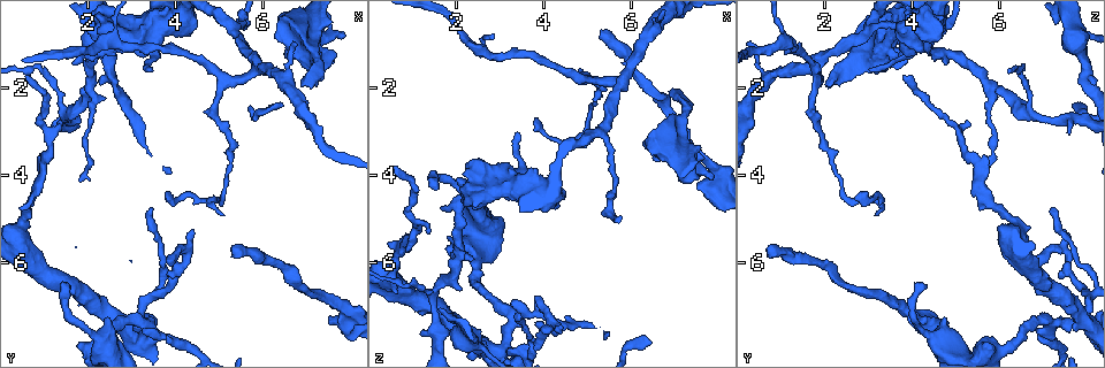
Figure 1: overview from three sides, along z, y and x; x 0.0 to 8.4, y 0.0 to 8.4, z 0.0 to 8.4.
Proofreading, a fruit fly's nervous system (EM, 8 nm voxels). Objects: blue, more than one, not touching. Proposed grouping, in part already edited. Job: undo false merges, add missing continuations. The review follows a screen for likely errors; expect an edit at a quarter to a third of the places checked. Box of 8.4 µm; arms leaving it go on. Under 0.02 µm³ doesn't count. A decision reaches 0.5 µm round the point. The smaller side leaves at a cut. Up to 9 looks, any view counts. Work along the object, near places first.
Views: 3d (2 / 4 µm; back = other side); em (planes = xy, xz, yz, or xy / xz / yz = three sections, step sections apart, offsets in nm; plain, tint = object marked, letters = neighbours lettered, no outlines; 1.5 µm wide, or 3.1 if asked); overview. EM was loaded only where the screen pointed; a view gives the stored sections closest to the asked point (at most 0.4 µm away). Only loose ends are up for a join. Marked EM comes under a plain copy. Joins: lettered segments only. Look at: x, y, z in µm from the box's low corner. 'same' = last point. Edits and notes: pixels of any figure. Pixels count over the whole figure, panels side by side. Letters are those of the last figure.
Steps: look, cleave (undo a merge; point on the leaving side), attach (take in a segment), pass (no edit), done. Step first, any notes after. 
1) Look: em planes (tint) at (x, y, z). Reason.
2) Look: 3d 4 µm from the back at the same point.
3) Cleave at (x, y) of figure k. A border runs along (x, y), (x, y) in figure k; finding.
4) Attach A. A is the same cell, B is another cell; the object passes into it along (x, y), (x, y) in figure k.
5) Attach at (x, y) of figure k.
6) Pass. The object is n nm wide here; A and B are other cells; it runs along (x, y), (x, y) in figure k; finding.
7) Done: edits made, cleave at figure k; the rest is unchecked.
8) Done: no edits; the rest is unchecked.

Look: 3d 2 µm at (7.60, 1.45, 3.85). An open end.

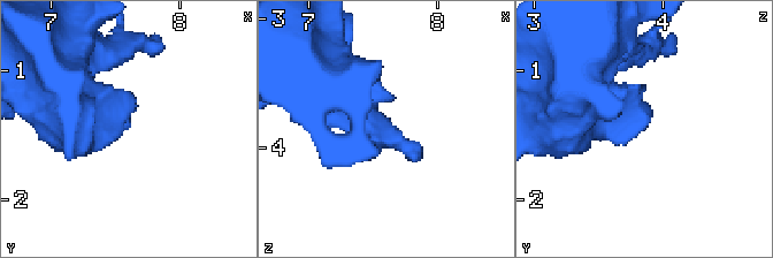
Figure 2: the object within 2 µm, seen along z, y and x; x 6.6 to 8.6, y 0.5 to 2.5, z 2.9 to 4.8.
Look: em planes (letters) at (7.58, 1.40, 3.88).

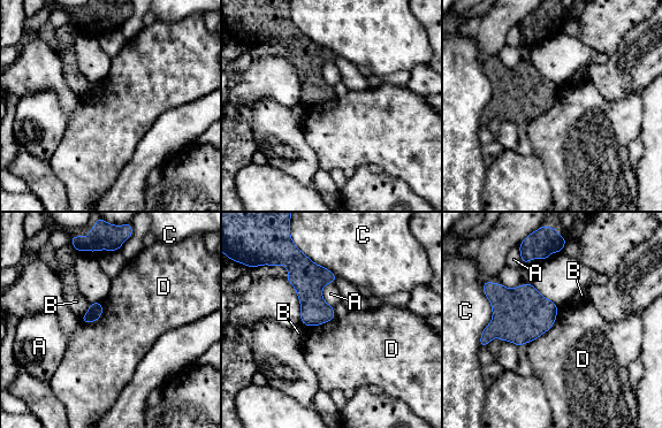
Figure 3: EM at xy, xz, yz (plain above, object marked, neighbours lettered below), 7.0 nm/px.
Pass. A, B, C and D are other cells; a border runs along (558, 310), (554, 323), (529, 343) in figure 3; no lettered segment goes on from it.

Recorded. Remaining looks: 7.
Look: em xz step 8 (tint) at (1.60, 1.45, 4.75). Tapers out.

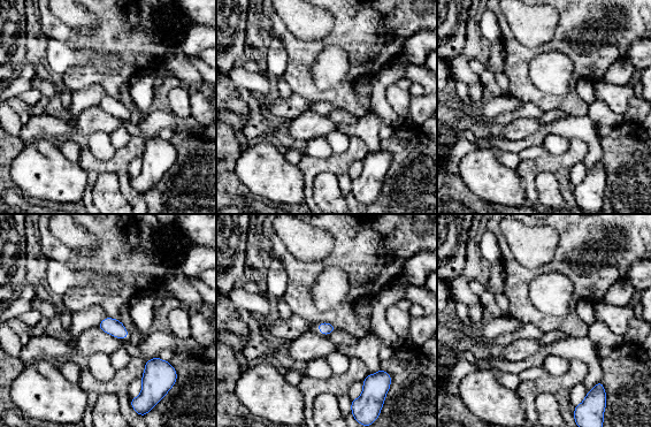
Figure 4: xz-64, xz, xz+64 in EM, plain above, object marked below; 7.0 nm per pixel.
Look: em planes (letters) at the same point.

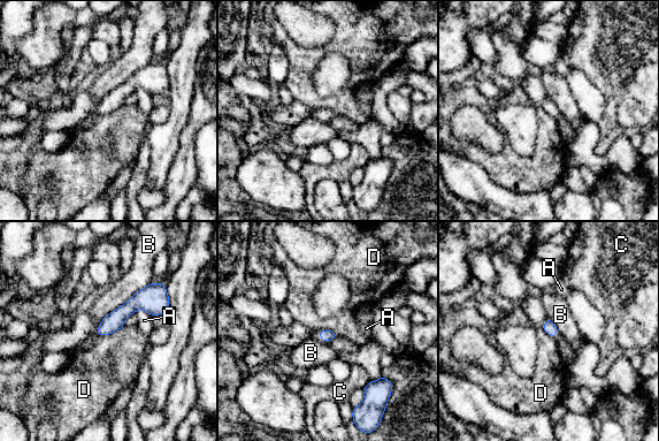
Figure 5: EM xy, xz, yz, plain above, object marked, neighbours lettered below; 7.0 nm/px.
Pass. The object is 90 nm wide here; A, B, C and D are other cells; a border runs along (124, 326), (109, 334), (98, 335) in figure 5; none of them fits.

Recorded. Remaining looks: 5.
Look: em planes (tint) at (6.95, 1.90, 2.00). An open end.

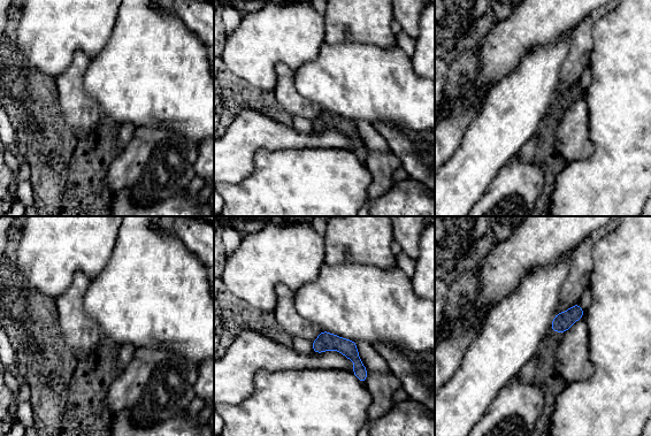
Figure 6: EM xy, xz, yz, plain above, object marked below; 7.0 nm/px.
Look: em planes (letters) at the same point.

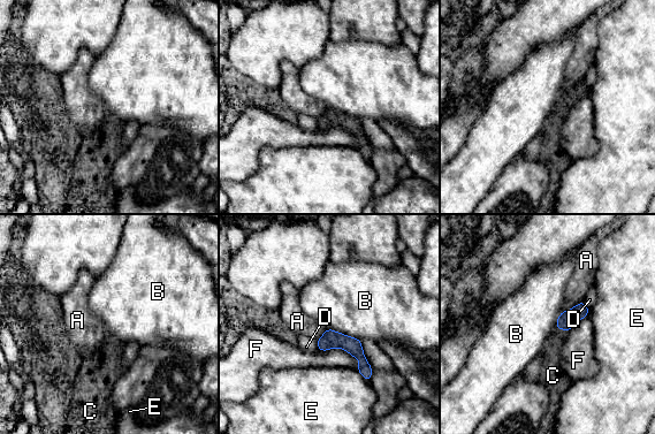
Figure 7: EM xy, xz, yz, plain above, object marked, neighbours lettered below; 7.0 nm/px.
Attach C. The object is 130 nm wide here; C is the same cell, A, B, D, E and F are other cells; the object passes into it along (568, 319), (562, 329), (554, 344) in figure 7; it goes on there.

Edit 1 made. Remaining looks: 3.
Look: em yz step 8 (tint) at (5.30, 5.65, 0.75). Branch stops here.

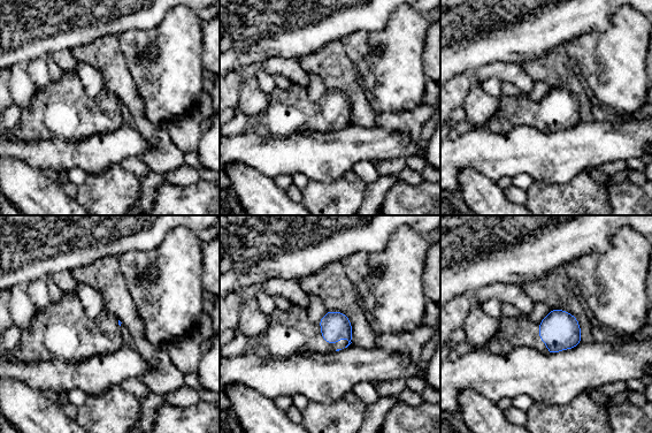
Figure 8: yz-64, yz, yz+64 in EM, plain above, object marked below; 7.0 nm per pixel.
Look: em planes (letters) at the same point. Another direction.

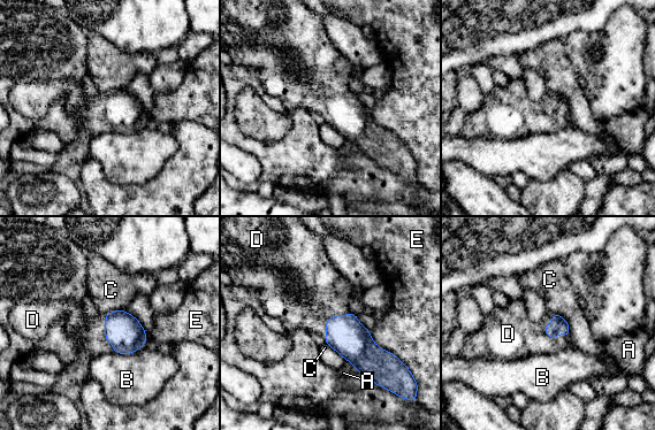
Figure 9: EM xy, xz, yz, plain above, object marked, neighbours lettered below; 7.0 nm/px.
Attach D. D is the same cell, A, B, C and E are other cells; the object passes into it along (557, 325), (546, 333), (510, 333) in figure 9; the cell continues.

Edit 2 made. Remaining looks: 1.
Done: edits made, attach at figure 7, attach at figure 9; the rest is unchecked.

